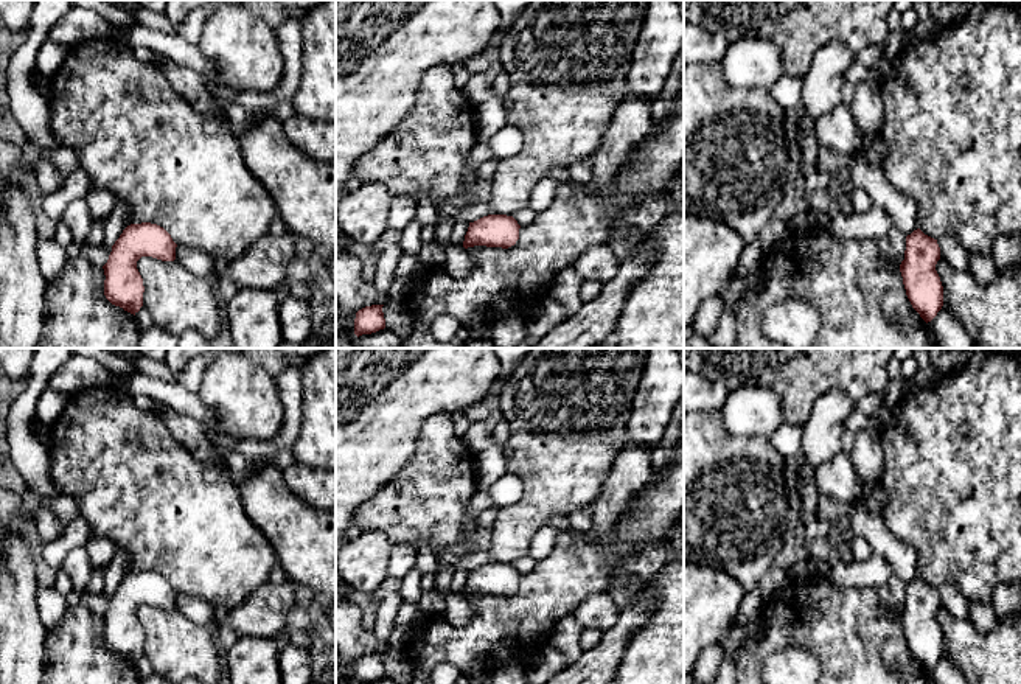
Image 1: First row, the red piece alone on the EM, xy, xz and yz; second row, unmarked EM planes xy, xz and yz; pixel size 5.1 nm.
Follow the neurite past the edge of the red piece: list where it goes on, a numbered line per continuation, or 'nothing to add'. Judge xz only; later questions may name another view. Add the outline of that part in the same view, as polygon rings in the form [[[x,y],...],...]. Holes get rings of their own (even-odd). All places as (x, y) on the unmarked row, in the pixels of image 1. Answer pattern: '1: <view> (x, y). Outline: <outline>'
nothing to add

